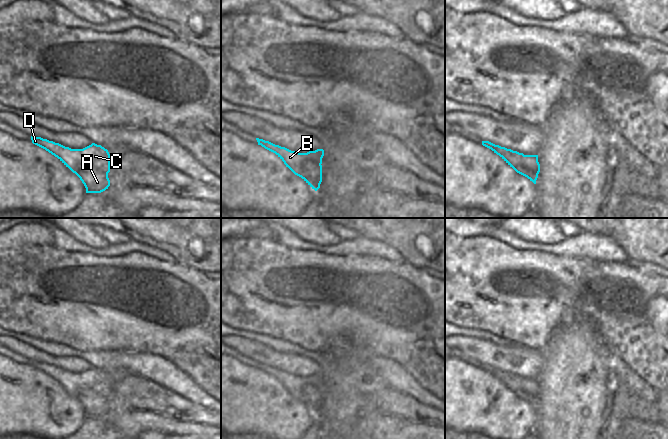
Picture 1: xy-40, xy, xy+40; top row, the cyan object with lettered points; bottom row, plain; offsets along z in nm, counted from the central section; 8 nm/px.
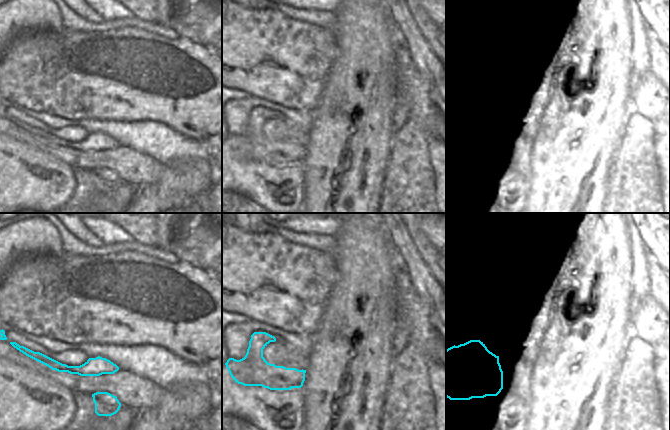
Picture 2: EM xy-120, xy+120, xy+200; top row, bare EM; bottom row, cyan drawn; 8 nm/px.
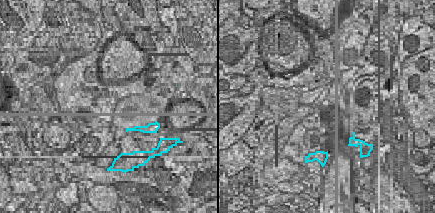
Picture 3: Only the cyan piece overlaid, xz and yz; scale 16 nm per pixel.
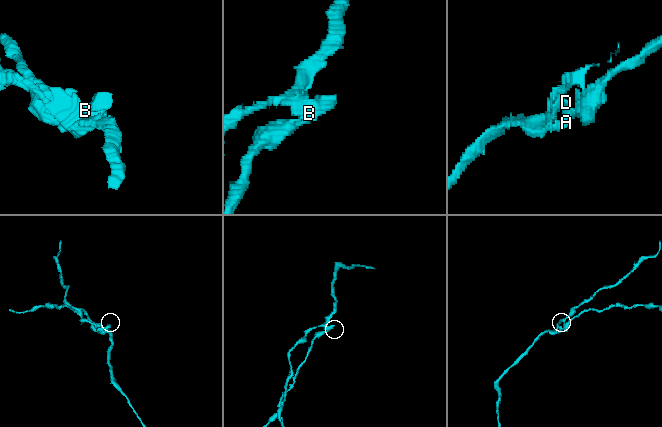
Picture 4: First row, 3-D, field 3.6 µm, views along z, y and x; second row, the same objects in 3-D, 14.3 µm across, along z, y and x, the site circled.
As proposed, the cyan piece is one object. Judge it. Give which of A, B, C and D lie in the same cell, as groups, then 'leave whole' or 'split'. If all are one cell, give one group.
A / B C D; split

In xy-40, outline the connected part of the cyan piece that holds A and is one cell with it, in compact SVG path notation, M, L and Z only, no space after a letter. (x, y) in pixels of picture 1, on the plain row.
M81 389L71 395L80 402L86 412L86 417L101 417L110 410L108 396L103 391Z

